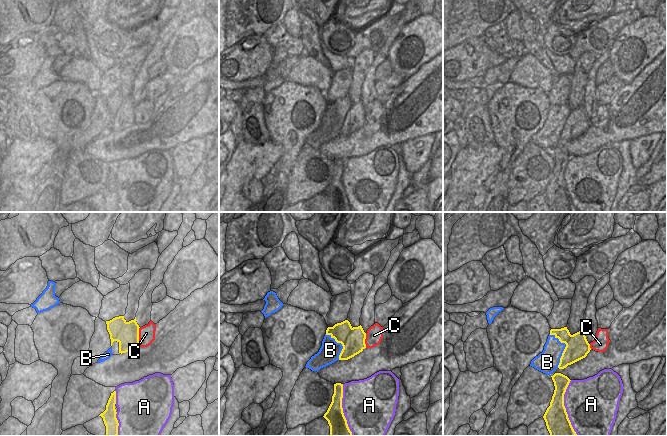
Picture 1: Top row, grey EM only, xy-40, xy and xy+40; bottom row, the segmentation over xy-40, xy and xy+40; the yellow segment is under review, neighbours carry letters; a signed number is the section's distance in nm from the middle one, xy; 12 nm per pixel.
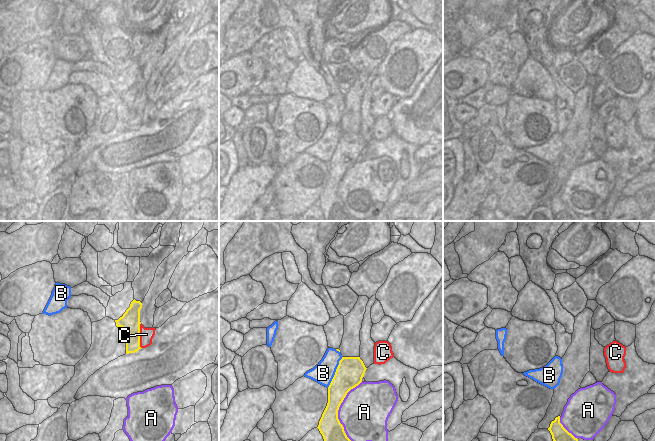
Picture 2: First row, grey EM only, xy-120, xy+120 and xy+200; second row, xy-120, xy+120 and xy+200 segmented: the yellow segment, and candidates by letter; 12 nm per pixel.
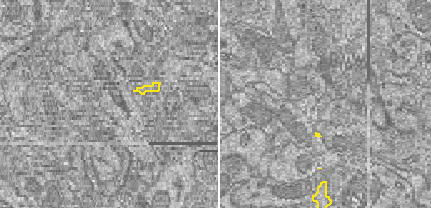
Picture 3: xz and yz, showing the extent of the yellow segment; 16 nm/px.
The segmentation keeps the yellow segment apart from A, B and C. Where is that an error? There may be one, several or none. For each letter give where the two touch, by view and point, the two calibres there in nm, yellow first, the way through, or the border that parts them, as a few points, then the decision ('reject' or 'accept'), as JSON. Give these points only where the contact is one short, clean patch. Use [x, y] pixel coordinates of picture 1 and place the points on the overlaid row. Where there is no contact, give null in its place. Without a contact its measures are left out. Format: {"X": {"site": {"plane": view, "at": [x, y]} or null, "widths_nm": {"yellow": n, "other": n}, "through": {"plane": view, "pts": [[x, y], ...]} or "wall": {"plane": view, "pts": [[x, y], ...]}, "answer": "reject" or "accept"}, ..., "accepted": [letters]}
{"A": {"site": {"plane": "xy+40", "at": [565, 408]}, "widths_nm": {"yellow": 280, "other": 500}, "answer": "reject"}, "B": {"site": {"plane": "xy+40", "at": [565, 348]}, "widths_nm": {"yellow": 280, "other": 260}, "wall": {"plane": "xy+40", "pts": [[549, 334], [552, 334], [565, 344], [557, 367]]}, "answer": "reject"}, "C": {"site": {"plane": "xy-40", "at": [138, 336]}, "widths_nm": {"yellow": 280, "other": 190}, "answer": "reject"}, "accepted": []}

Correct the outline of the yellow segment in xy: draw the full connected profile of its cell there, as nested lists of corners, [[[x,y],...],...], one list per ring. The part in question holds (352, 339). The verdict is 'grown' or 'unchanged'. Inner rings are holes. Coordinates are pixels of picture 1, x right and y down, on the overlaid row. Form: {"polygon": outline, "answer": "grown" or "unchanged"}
{"polygon": [[[348,320],[328,327],[326,335],[330,335],[337,343],[342,344],[343,349],[339,355],[339,360],[348,360],[366,348],[366,333],[362,326],[352,327]]], "answer": "unchanged"}

